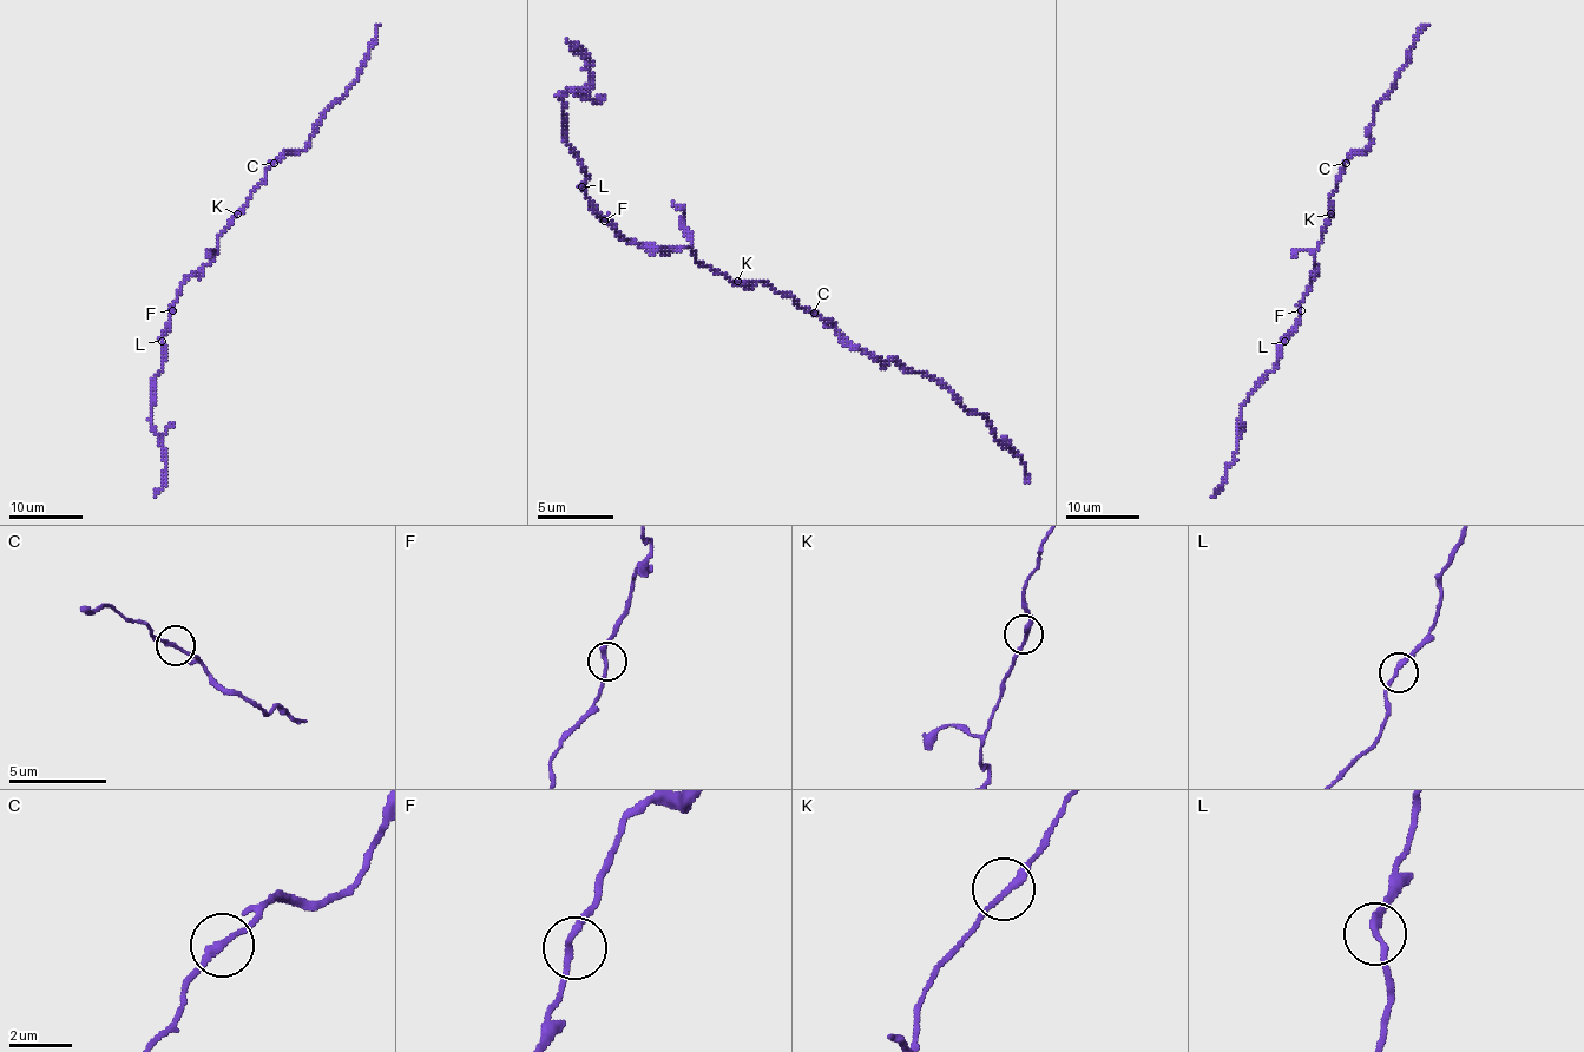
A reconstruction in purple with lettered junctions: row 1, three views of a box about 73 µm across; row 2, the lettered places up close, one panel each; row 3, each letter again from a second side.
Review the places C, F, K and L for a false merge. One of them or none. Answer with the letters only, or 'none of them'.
C

